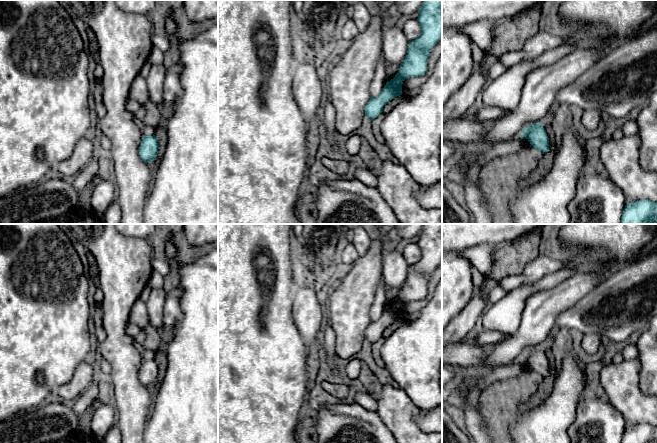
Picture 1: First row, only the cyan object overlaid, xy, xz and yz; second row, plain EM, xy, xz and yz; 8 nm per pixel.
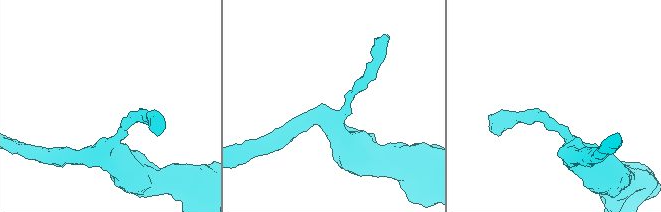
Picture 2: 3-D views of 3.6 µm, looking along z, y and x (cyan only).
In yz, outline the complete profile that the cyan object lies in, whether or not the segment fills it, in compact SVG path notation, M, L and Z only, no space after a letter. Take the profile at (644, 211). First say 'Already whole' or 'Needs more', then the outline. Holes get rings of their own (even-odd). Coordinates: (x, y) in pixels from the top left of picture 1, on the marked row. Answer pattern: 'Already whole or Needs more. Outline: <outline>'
Already whole. Outline: M644 199L626 203L620 224L657 224L657 202Z

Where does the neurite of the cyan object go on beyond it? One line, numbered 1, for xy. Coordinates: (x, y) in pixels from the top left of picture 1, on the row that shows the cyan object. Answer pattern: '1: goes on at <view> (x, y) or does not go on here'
1: does not go on here

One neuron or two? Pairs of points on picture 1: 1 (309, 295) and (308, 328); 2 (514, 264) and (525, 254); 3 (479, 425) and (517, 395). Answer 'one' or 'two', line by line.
1: one
2: one
3: two

